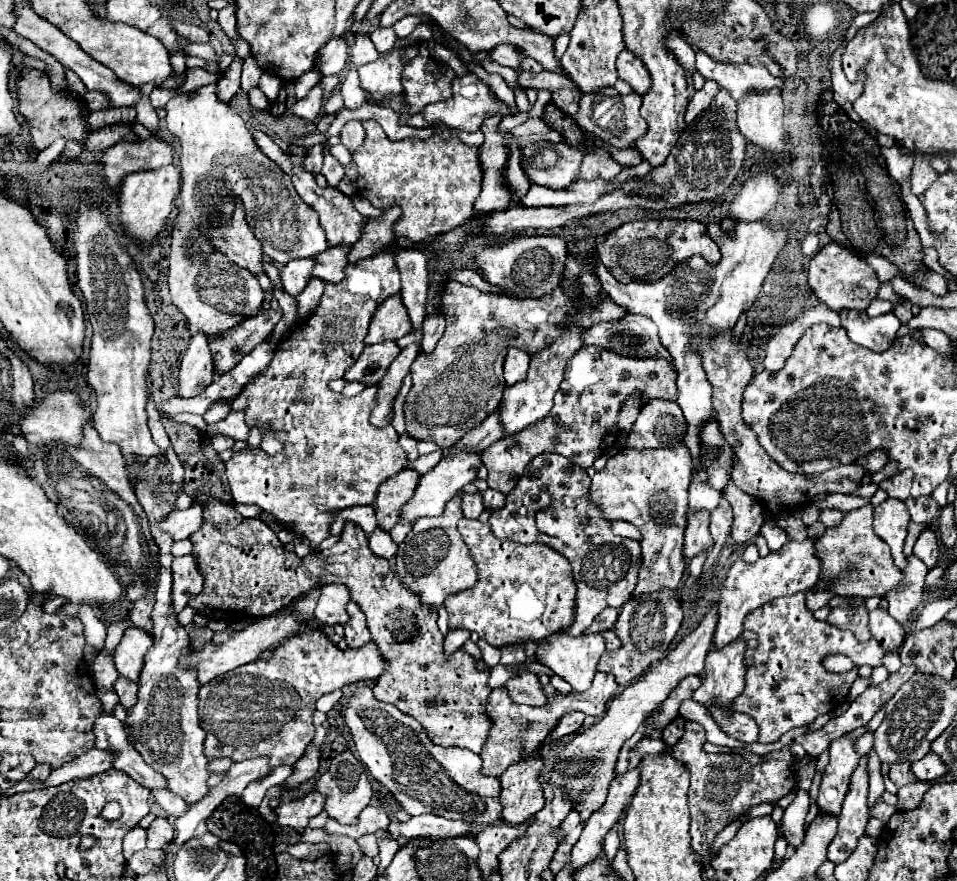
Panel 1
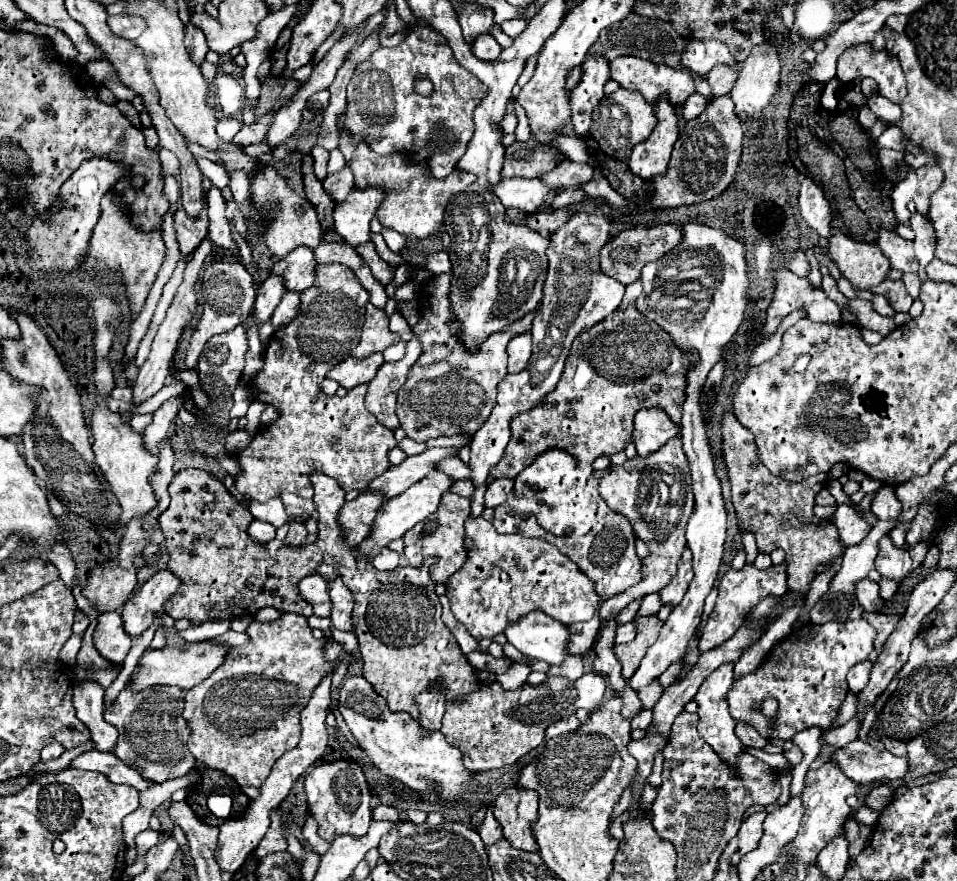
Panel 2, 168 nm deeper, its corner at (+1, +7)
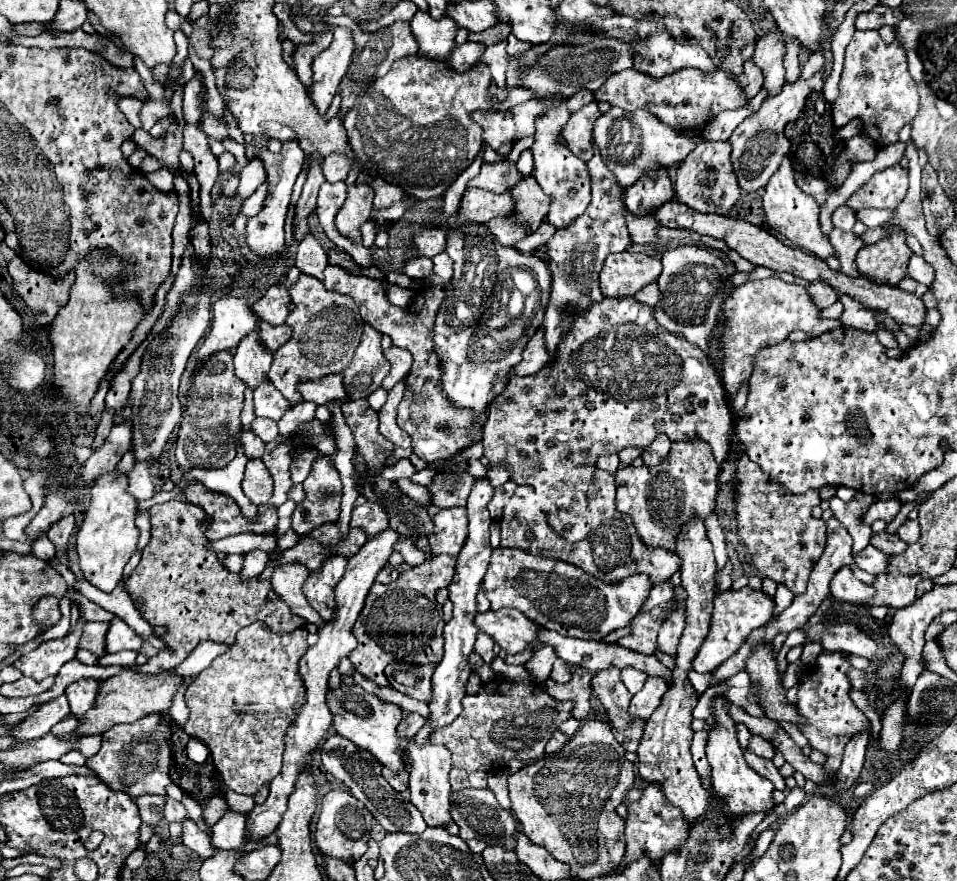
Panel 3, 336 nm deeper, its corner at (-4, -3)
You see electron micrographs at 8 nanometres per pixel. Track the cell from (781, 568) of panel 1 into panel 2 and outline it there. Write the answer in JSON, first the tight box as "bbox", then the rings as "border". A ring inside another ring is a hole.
{"bbox":[701,561,787,653],"border":[[[785,561],[781,565],[771,565],[767,571],[755,569],[755,565],[745,565],[743,569],[729,569],[721,583],[719,583],[719,597],[715,603],[715,609],[709,617],[709,623],[705,627],[705,633],[701,637],[701,653],[719,647],[721,643],[725,643],[727,639],[731,639],[735,635],[735,631],[741,627],[745,615],[751,611],[751,607],[767,597],[767,595],[785,595],[787,593],[787,569],[785,569]]]}

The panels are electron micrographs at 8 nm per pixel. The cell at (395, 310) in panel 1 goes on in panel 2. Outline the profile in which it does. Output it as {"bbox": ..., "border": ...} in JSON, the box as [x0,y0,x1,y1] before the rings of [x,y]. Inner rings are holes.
{"bbox":[353,303,399,357],"border":[[[373,303],[365,307],[365,325],[359,345],[353,349],[353,357],[367,357],[371,353],[381,353],[389,345],[397,343],[399,335],[389,329],[389,317],[383,309],[377,309]]]}

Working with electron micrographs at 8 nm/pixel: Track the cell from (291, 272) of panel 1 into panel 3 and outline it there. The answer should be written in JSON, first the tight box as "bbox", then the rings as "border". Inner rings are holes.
{"bbox":[234,331,272,389],"border":[[[252,331],[236,349],[234,355],[234,375],[246,383],[246,387],[256,389],[266,381],[266,371],[270,369],[272,353],[260,345],[258,333]]]}

